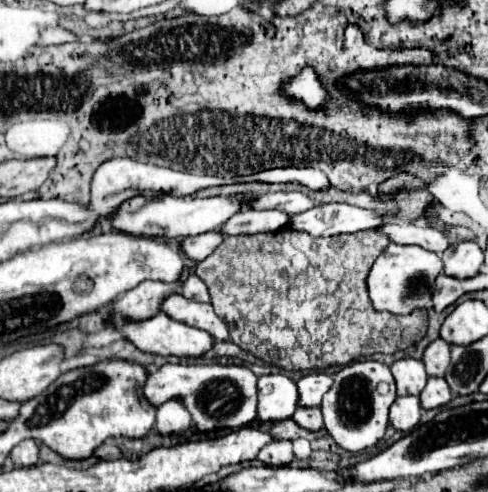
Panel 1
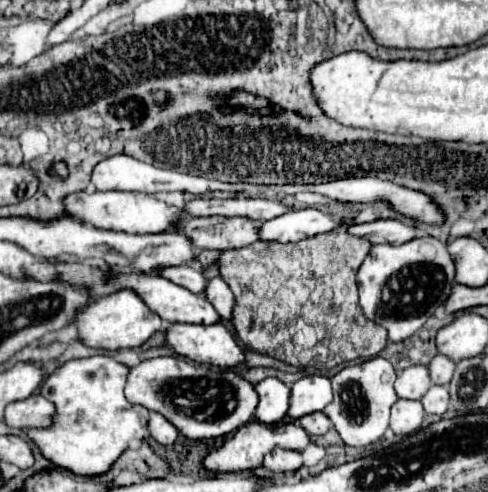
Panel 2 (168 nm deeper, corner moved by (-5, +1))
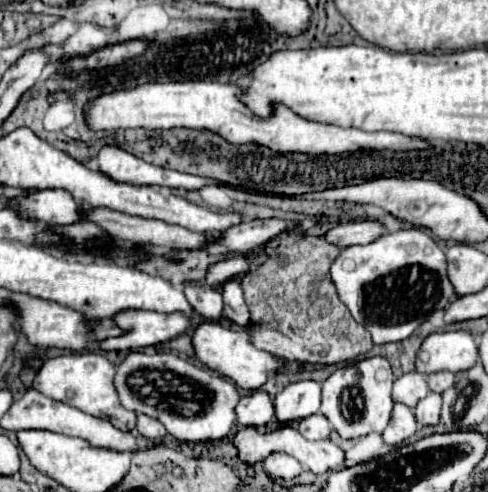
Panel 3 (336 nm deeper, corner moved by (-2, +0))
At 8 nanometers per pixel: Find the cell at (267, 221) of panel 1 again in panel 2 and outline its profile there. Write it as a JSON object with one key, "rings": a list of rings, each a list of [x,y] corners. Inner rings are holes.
{"rings":[[[206,216],[182,222],[176,232],[190,236],[194,246],[200,250],[228,250],[256,242],[260,226],[262,222],[250,218]]]}

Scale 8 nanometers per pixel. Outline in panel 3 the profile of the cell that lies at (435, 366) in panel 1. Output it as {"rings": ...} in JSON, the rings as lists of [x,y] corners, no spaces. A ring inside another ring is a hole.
{"rings":[[[439,371],[439,373],[433,373],[427,377],[427,383],[429,383],[429,389],[435,391],[435,393],[443,393],[445,389],[449,389],[453,383],[455,383],[455,375],[449,373],[449,371]]]}

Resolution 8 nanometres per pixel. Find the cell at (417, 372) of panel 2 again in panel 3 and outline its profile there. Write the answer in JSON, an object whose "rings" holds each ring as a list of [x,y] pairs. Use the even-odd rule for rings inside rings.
{"rings":[[[411,371],[411,373],[405,373],[401,375],[395,385],[393,385],[393,401],[397,403],[403,403],[407,407],[415,407],[425,395],[429,393],[429,387],[427,387],[427,379],[417,373],[417,371]]]}

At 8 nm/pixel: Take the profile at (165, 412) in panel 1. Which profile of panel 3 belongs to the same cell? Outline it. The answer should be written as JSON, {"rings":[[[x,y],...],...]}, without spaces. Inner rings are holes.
{"rings":[[[137,415],[137,431],[149,439],[163,439],[167,435],[165,427],[149,415]]]}

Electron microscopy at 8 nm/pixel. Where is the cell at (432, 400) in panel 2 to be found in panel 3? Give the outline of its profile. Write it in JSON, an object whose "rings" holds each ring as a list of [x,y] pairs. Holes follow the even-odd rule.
{"rings":[[[433,391],[425,399],[421,399],[419,405],[415,407],[415,417],[421,425],[437,425],[439,413],[441,413],[441,395]]]}

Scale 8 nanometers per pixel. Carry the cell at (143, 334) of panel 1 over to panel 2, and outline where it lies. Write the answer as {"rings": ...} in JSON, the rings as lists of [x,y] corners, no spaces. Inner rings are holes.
{"rings":[[[174,322],[166,332],[166,344],[180,356],[200,364],[220,368],[238,366],[244,360],[242,348],[224,324],[178,324]]]}

